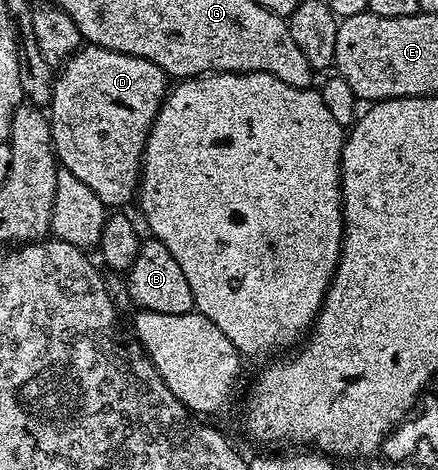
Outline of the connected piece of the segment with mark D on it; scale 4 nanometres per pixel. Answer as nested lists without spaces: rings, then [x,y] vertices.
[[[93,45],[79,47],[55,74],[48,108],[54,154],[65,171],[96,193],[106,209],[122,209],[125,203],[135,202],[146,138],[167,94],[168,76],[160,65],[152,65],[152,61],[144,61],[144,57],[116,53]]]

